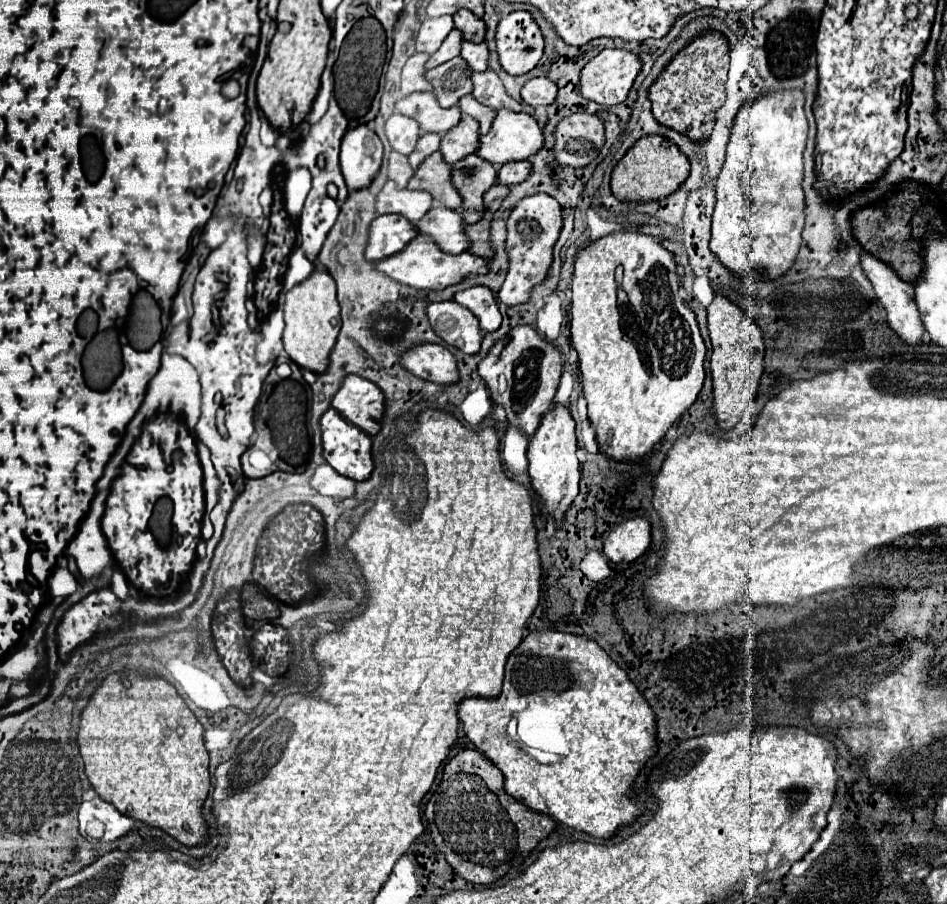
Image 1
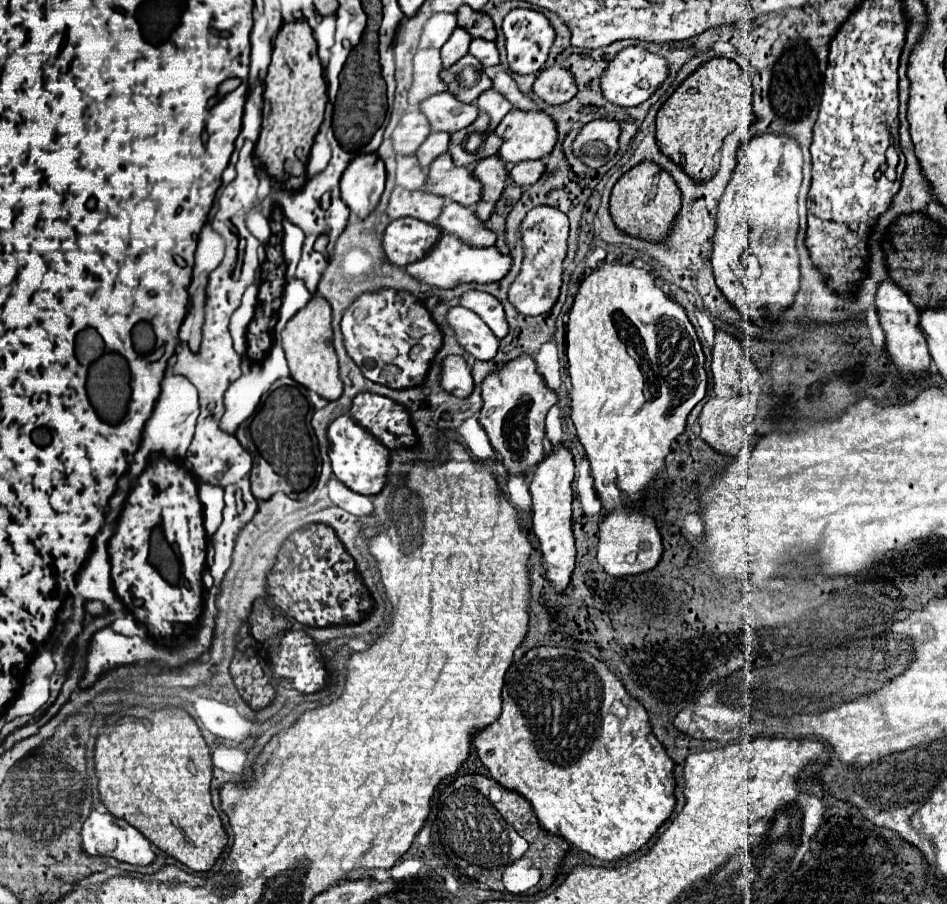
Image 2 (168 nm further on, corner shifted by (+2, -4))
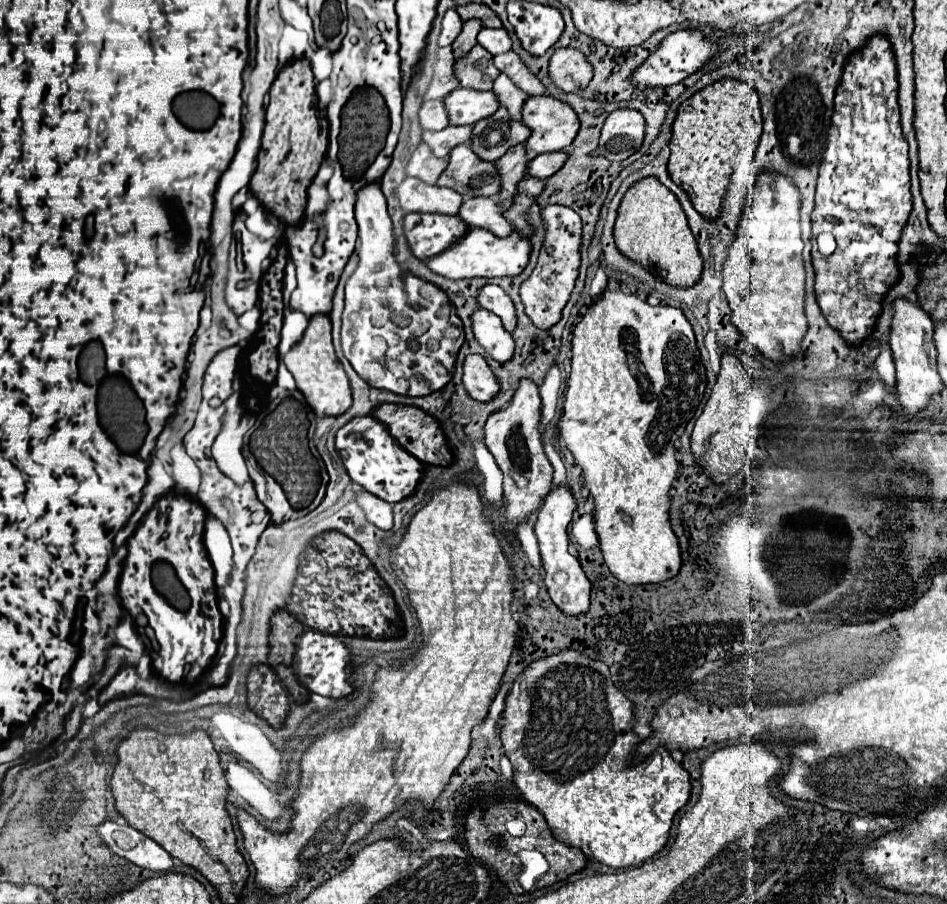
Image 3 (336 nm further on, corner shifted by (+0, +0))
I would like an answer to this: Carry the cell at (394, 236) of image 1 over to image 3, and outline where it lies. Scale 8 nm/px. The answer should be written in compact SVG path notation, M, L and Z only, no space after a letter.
M408 213L404 217L404 235L412 255L418 259L428 259L448 249L466 229L468 227L456 215Z

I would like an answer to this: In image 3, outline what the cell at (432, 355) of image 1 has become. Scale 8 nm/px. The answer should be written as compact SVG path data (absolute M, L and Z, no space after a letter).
M468 355L464 359L462 383L468 395L476 401L490 401L498 393L498 381L490 371L486 359L480 355Z

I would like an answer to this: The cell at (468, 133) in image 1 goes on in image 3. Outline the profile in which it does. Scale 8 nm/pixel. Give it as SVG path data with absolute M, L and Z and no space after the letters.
M500 107L492 117L486 117L472 127L470 147L480 159L494 161L510 147L524 143L528 135L530 129L524 123L510 119L508 111Z

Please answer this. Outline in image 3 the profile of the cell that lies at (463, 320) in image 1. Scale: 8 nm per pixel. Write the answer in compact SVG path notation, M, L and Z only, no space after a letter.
M476 309L470 319L474 339L488 351L488 355L500 363L508 361L514 353L514 339L504 331L502 321L486 309Z

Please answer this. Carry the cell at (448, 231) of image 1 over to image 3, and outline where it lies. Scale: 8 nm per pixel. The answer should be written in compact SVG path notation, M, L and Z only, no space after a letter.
M468 197L464 199L458 217L470 227L486 229L498 237L506 237L512 233L512 225L502 217L502 209L498 207L498 201L492 197Z

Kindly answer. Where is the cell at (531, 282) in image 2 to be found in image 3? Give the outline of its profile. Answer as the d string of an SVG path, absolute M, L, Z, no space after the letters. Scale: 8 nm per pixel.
M546 205L542 209L542 221L546 227L544 243L540 249L538 265L532 275L520 285L520 299L524 303L526 315L538 329L548 329L558 323L564 305L570 299L574 281L578 277L580 267L580 235L582 235L582 221L578 213L564 205Z

